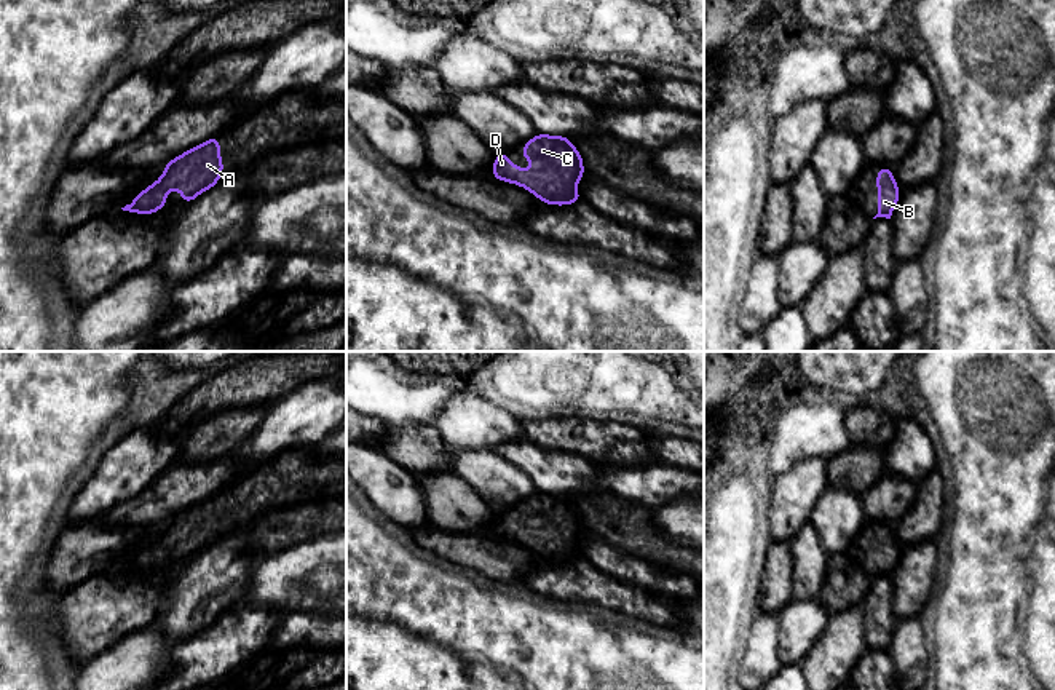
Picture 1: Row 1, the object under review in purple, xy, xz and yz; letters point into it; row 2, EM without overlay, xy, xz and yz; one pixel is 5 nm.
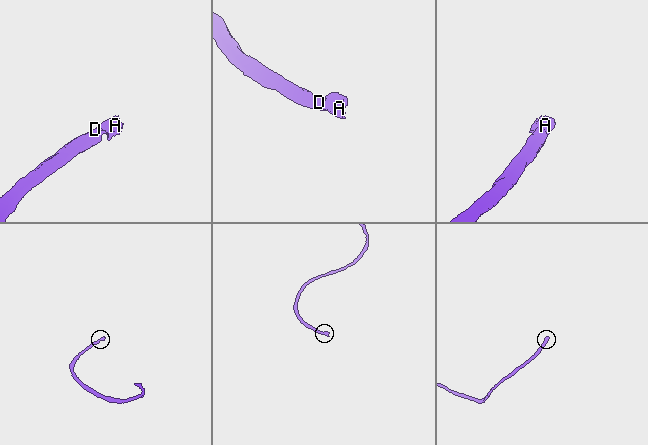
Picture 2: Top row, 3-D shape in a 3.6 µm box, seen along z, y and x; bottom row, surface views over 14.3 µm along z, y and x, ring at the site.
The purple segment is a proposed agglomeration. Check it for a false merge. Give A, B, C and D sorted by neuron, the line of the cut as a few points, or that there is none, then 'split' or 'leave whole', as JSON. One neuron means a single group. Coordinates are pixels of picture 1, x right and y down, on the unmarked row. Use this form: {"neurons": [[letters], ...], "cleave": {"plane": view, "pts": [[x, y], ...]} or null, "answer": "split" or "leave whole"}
{"neurons": [["A", "B", "C", "D"]], "cleave": null, "answer": "leave whole"}

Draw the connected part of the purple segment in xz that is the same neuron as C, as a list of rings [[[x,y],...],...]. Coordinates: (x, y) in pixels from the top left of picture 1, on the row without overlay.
[[[536,490],[522,502],[522,516],[533,519],[531,529],[520,527],[506,508],[498,508],[492,535],[524,545],[544,562],[567,564],[584,557],[576,541],[583,538],[586,525],[570,495]]]

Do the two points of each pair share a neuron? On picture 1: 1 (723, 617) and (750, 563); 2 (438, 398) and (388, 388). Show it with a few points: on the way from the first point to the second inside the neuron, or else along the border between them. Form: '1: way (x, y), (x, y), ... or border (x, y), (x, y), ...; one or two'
1: way (723, 604), (723, 590), (738, 575); one
2: way (425, 398), (401, 398); one

